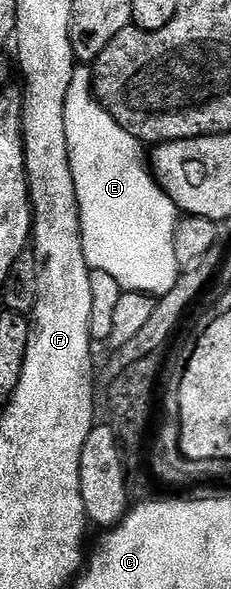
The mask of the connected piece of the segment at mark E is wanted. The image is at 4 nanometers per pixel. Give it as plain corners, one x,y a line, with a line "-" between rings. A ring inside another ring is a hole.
77,66
74,78
70,78
70,90
66,90
66,142
70,170
74,174
74,186
80,207
80,229
86,262
93,272
105,272
118,282
125,292
145,292
159,298
174,290
182,265
174,254
174,234
178,223
176,204
160,189
160,183
152,175
146,163
146,148
134,138
96,100
92,91
92,70

